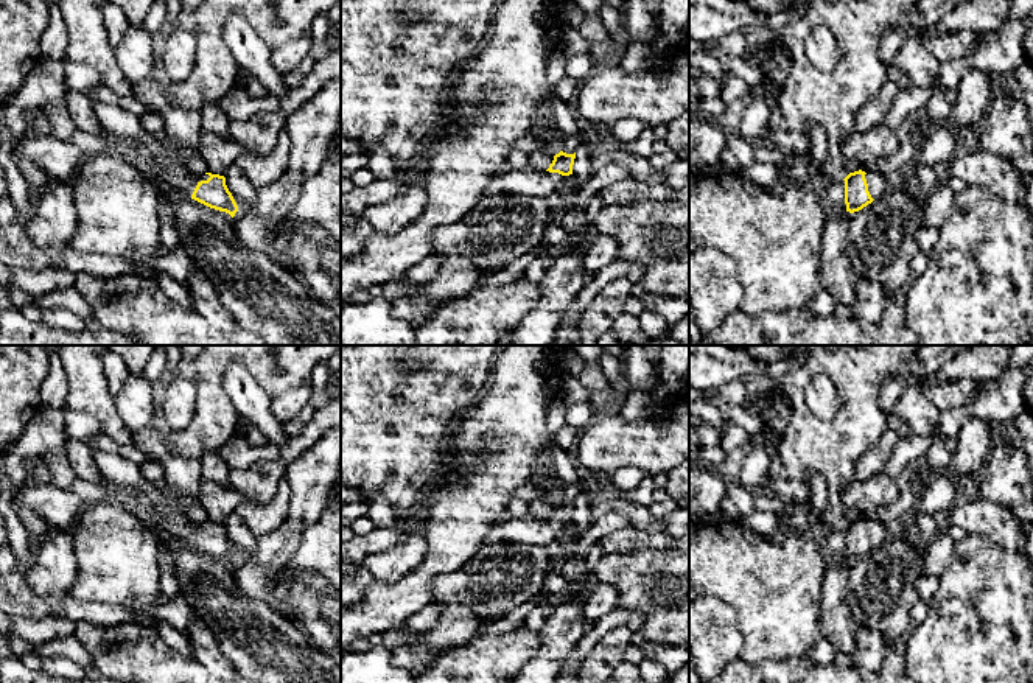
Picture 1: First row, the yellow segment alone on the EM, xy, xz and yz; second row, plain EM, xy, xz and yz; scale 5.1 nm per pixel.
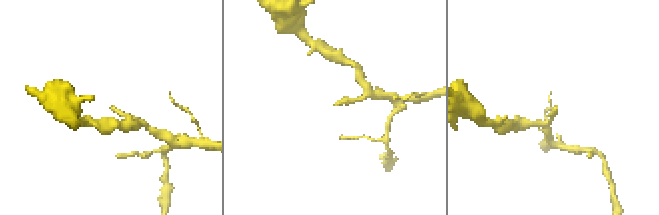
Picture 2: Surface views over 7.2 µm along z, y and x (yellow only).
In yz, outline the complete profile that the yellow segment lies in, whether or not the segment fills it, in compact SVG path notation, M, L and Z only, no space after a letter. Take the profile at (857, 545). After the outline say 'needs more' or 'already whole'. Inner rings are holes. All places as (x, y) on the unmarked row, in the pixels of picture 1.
M862 518L849 521L845 527L846 560L854 562L879 548L893 531L891 524L882 521L865 521Z; needs more

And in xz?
M560 499L554 504L546 520L526 515L523 518L501 521L488 534L484 545L513 541L555 549L565 543L565 531L573 523L574 507L576 501L566 503Z; needs more

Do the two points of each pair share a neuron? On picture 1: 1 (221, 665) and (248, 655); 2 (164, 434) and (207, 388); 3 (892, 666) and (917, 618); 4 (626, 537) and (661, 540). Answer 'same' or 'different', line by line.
1: different
2: same
3: same
4: same

